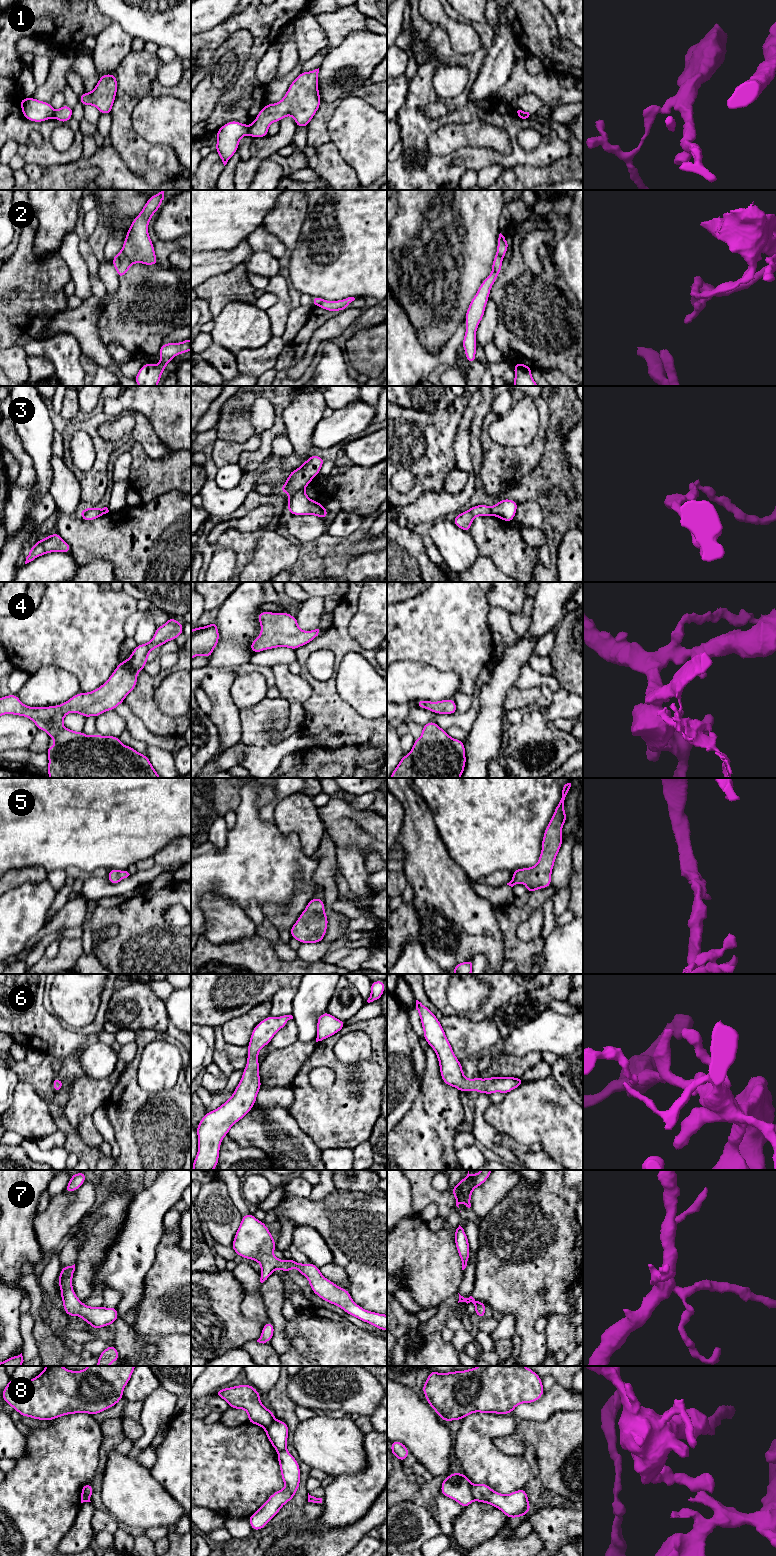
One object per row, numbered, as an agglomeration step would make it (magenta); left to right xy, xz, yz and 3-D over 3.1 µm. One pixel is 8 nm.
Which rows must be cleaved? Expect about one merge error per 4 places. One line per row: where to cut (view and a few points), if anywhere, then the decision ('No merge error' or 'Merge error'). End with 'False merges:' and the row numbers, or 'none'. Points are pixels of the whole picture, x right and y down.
1: Split along xz (250, 126), (248, 134). Merge error
2: Split along xy (122, 250), (132, 263). Merge error
3: Split along xz (303, 489), (298, 489), (289, 494). Merge error
4: No split. No merge error
5: No split. No merge error
6: No split. No merge error
7: No split. No merge error
8: Split along yz (471, 1484), (471, 1496), (473, 1499). Merge error
False merges: 1, 2, 3, 8

